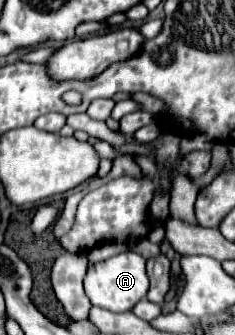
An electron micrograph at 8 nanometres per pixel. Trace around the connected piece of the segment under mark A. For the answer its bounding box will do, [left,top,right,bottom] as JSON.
[83,250,149,312]

